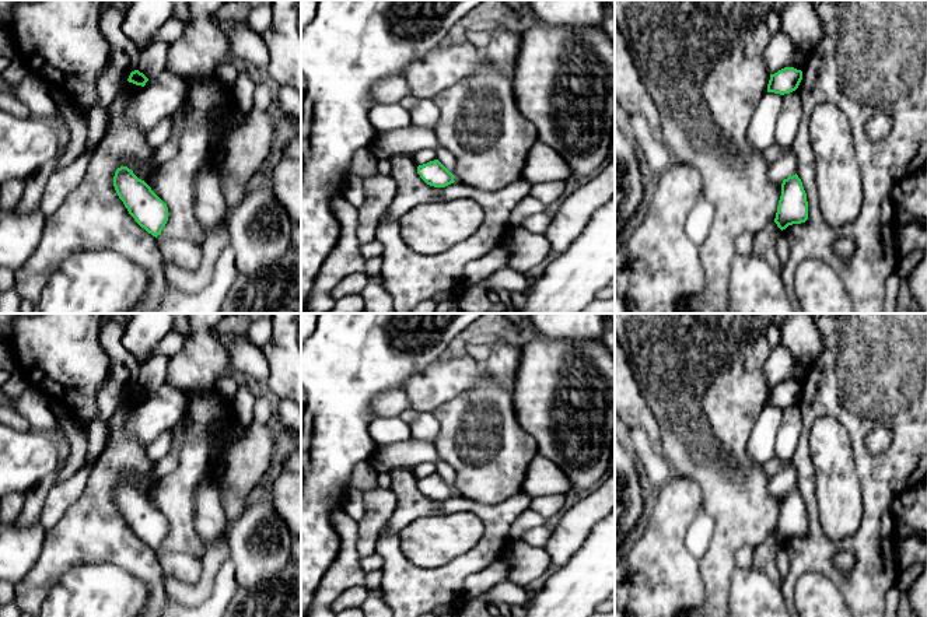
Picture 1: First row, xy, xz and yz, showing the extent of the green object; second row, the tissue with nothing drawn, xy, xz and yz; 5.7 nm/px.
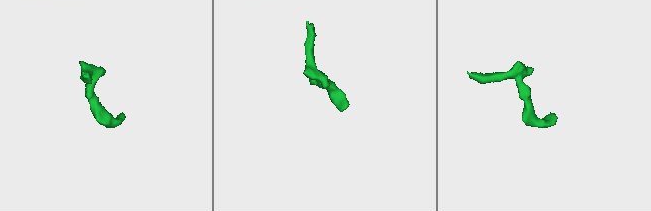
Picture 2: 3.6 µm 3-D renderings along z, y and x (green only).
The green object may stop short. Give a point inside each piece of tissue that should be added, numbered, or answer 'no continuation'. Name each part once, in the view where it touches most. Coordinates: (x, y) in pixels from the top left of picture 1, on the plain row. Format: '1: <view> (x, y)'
1: yz (765, 553)

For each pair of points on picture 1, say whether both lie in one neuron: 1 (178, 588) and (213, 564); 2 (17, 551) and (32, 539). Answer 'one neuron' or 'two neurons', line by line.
1: one neuron
2: one neuron

